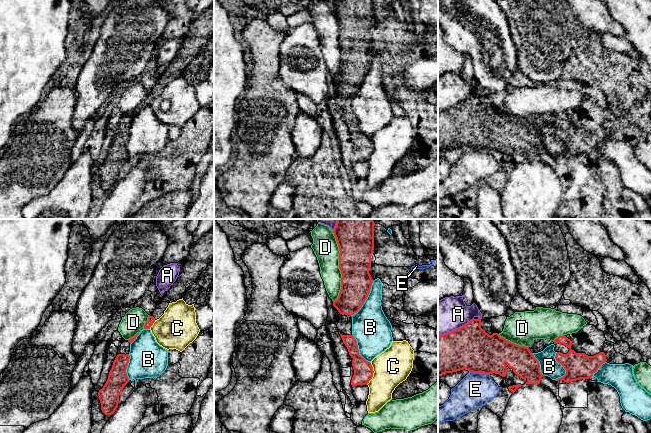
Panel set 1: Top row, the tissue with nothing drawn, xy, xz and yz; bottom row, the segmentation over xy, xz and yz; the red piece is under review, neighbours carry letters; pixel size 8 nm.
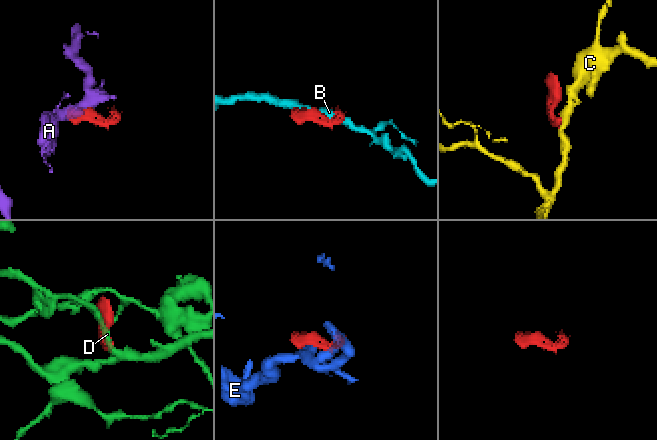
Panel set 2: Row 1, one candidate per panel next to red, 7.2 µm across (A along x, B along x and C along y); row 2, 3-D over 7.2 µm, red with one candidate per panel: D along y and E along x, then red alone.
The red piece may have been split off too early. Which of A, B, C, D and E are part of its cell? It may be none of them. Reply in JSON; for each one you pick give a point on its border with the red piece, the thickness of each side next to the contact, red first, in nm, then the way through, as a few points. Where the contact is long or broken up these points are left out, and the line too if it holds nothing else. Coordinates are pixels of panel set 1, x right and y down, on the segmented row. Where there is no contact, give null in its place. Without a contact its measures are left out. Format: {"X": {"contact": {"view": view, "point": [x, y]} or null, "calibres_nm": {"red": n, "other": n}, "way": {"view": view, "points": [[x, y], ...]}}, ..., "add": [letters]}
{"add": []}

